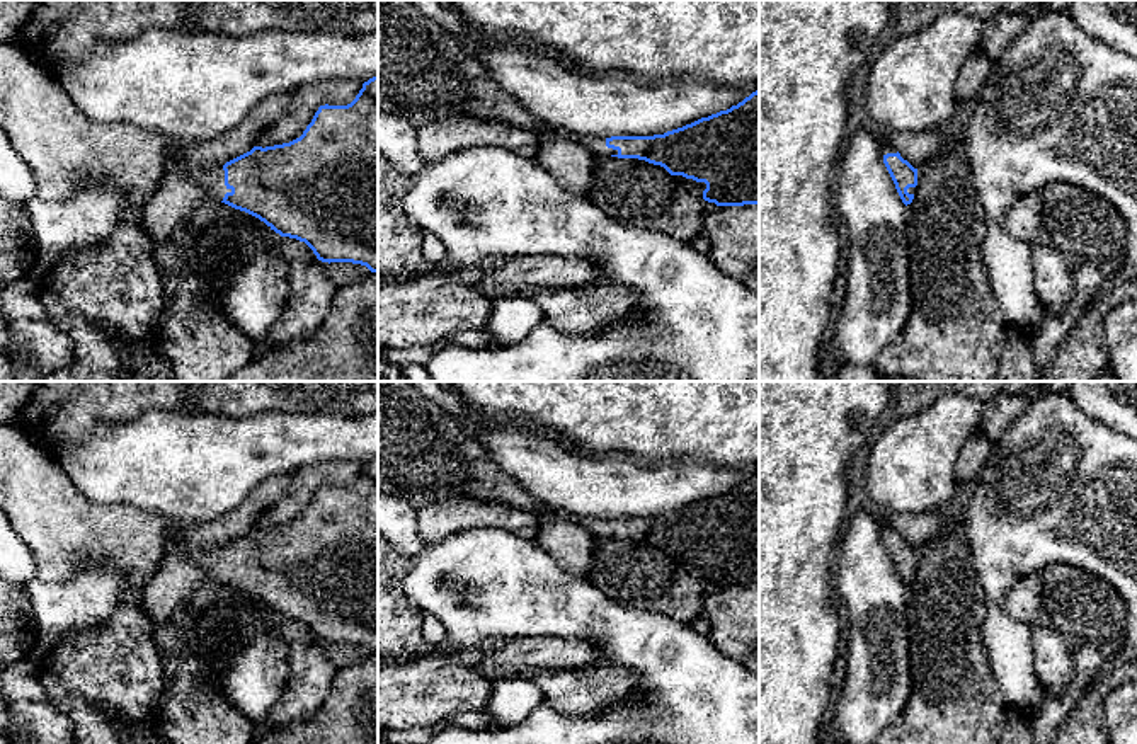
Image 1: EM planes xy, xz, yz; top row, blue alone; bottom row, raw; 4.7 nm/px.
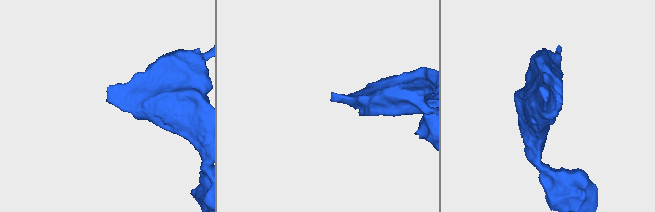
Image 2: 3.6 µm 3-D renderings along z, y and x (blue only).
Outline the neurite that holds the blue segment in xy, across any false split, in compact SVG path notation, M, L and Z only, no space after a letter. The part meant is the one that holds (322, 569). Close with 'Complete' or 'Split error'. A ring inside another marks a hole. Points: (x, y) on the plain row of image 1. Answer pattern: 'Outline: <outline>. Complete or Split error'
Outline: M378 458L347 487L320 487L303 516L289 524L254 528L226 543L196 552L206 579L245 592L281 618L305 623L322 644L352 644L378 654Z. Split error

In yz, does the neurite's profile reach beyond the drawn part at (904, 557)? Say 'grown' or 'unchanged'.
grown

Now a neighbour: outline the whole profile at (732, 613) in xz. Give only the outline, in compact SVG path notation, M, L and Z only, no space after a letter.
M759 586L717 587L706 592L703 616L710 623L713 647L759 676Z

